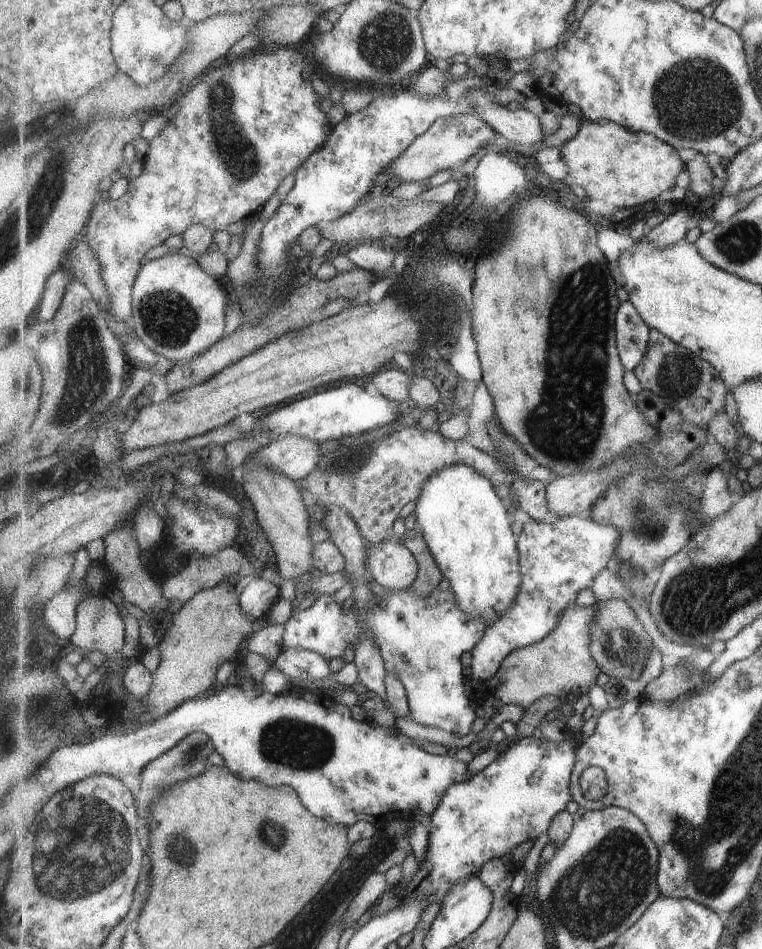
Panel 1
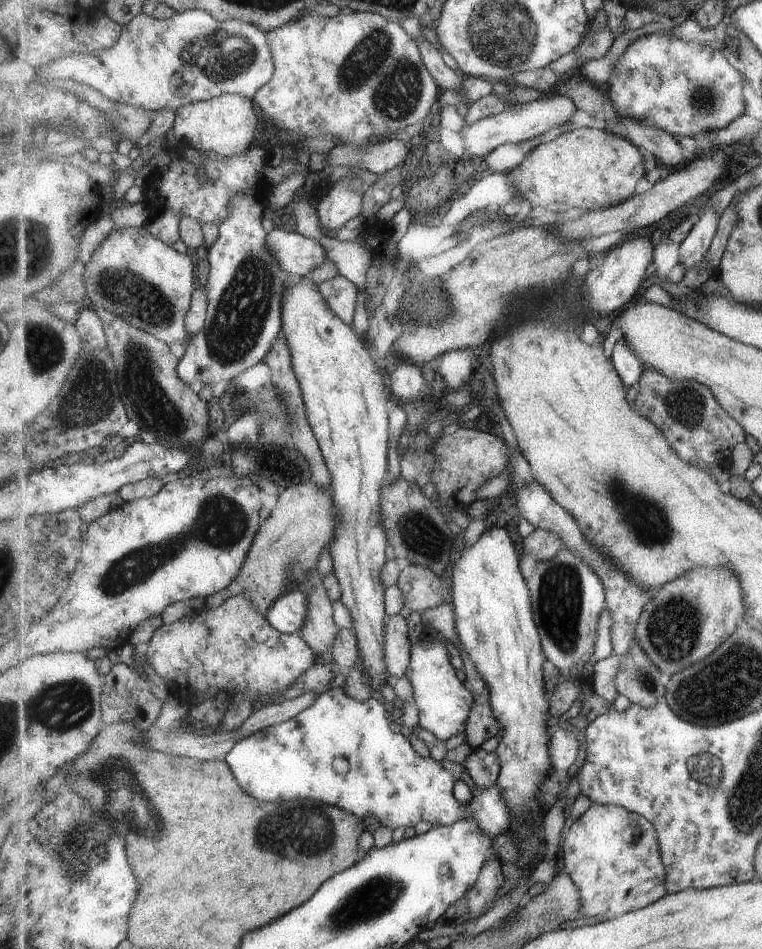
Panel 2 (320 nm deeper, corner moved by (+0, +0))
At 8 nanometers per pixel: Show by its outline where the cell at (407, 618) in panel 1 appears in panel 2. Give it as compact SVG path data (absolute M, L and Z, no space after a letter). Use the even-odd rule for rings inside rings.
M420 638L412 647L412 659L406 676L413 688L413 698L419 708L419 726L429 730L440 742L464 733L476 694L467 690L458 670L453 666L447 640L425 641Z

